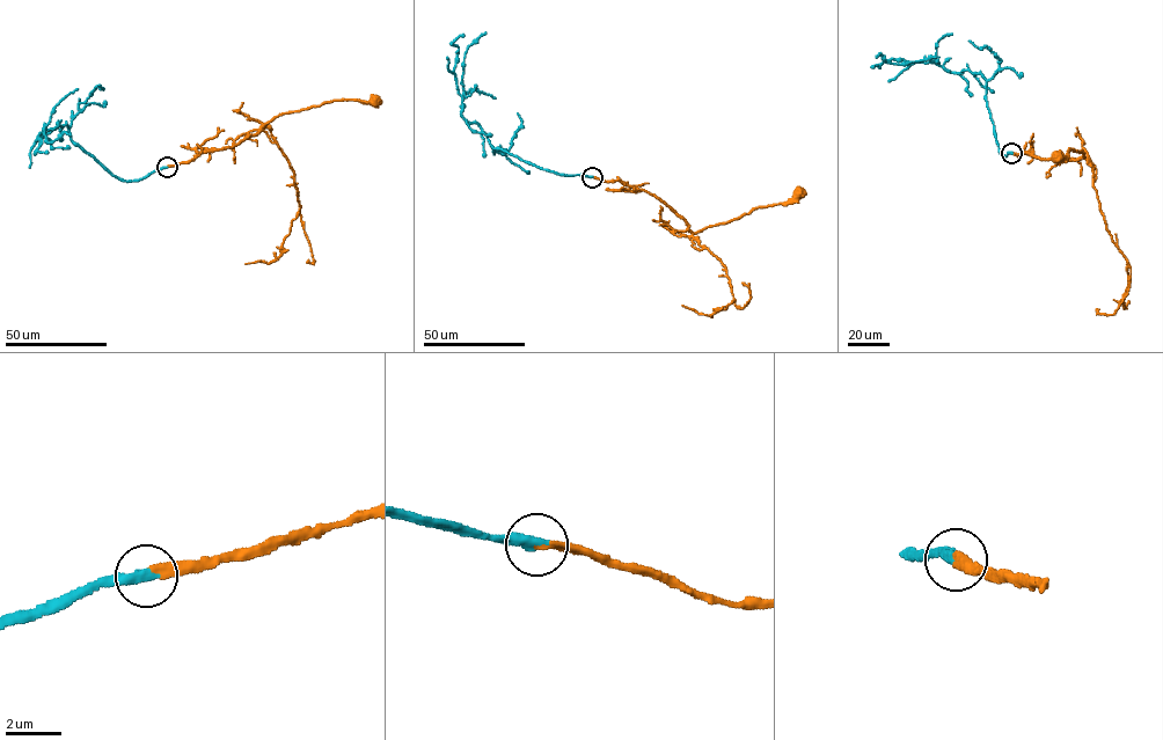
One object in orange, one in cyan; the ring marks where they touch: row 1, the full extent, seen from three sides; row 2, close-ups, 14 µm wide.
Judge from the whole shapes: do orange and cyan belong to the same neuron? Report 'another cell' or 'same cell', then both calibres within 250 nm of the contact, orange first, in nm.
same cell; 320 nm thick on the orange side, 420 nm on the other

